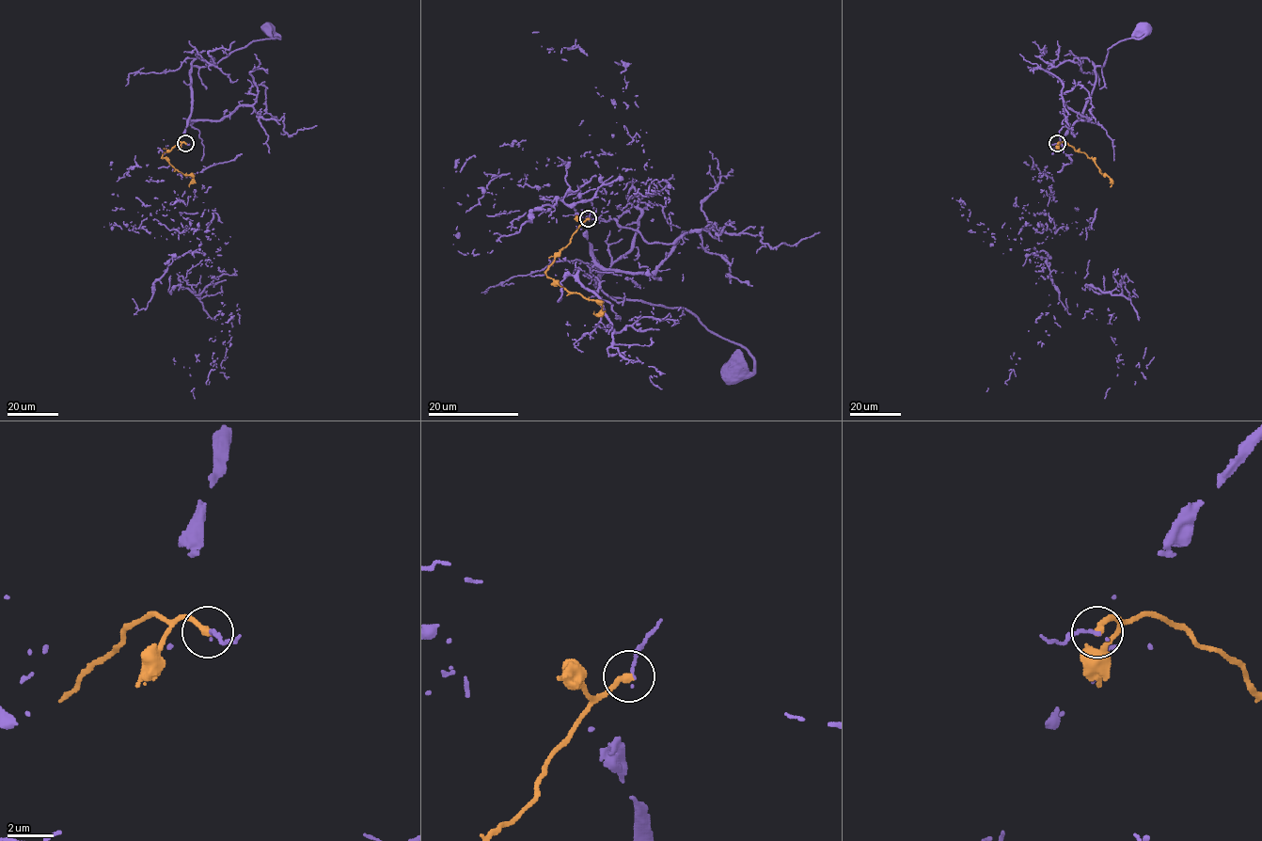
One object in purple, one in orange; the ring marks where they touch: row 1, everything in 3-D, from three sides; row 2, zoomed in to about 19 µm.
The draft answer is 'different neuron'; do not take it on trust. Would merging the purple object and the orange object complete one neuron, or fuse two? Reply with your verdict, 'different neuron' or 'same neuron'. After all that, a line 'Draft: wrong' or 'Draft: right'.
different neuron
Draft: right

